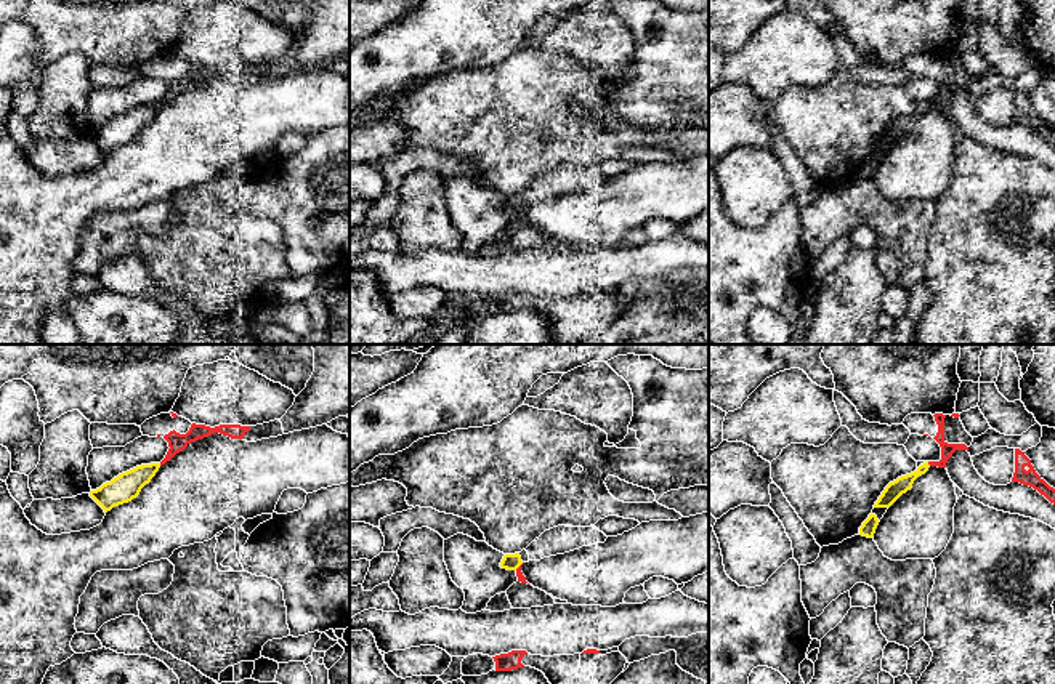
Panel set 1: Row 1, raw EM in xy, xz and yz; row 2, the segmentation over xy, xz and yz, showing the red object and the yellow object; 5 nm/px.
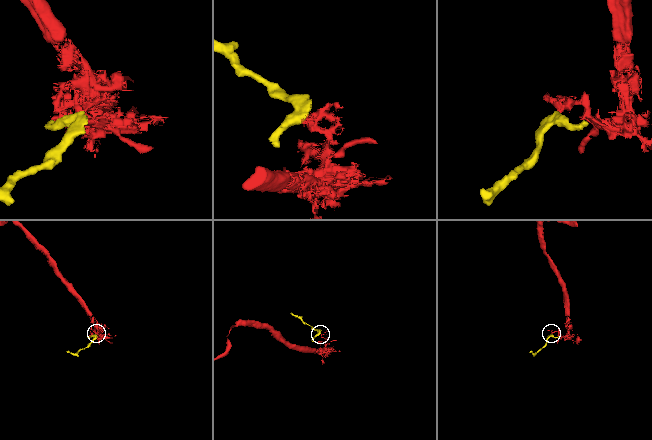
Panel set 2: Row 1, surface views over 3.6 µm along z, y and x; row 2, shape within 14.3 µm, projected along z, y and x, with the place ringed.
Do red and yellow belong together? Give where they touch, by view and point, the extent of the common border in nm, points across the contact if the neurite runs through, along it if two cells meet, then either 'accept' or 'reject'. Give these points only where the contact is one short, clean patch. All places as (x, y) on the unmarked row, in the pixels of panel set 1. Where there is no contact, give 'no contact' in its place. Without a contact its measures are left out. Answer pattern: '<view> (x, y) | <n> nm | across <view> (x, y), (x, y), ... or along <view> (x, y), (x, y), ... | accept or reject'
yz (929, 104) | 30 nm | along yz (927, 103), (930, 106) | reject

